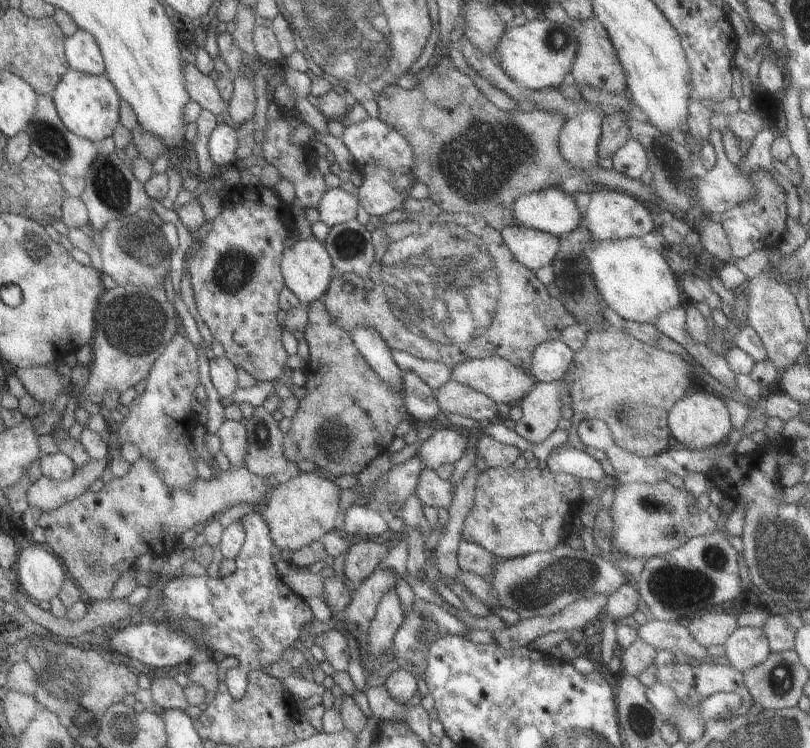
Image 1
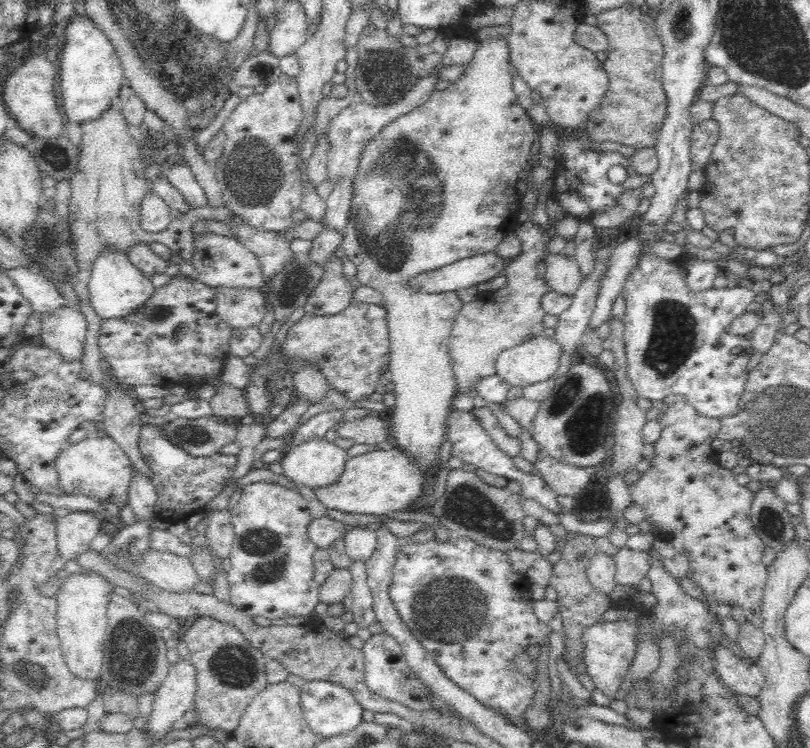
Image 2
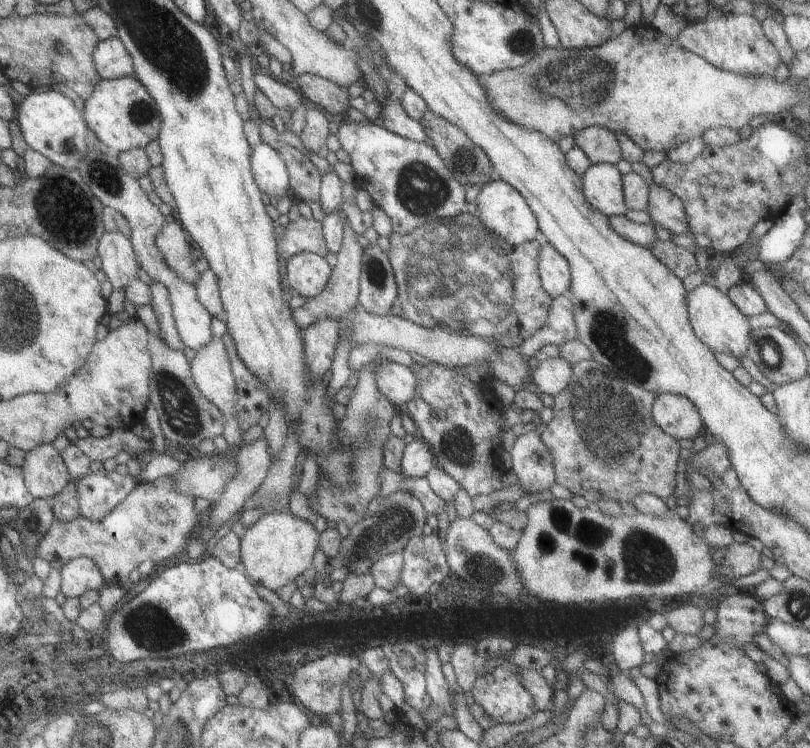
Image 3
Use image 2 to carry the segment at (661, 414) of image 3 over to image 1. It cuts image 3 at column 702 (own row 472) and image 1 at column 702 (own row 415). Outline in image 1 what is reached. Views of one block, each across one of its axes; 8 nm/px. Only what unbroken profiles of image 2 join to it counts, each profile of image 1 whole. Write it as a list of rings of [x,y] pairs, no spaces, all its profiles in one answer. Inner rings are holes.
[[[692,390],[667,412],[666,424],[670,435],[686,449],[701,451],[722,445],[732,431],[729,414],[723,401],[716,394]]]

